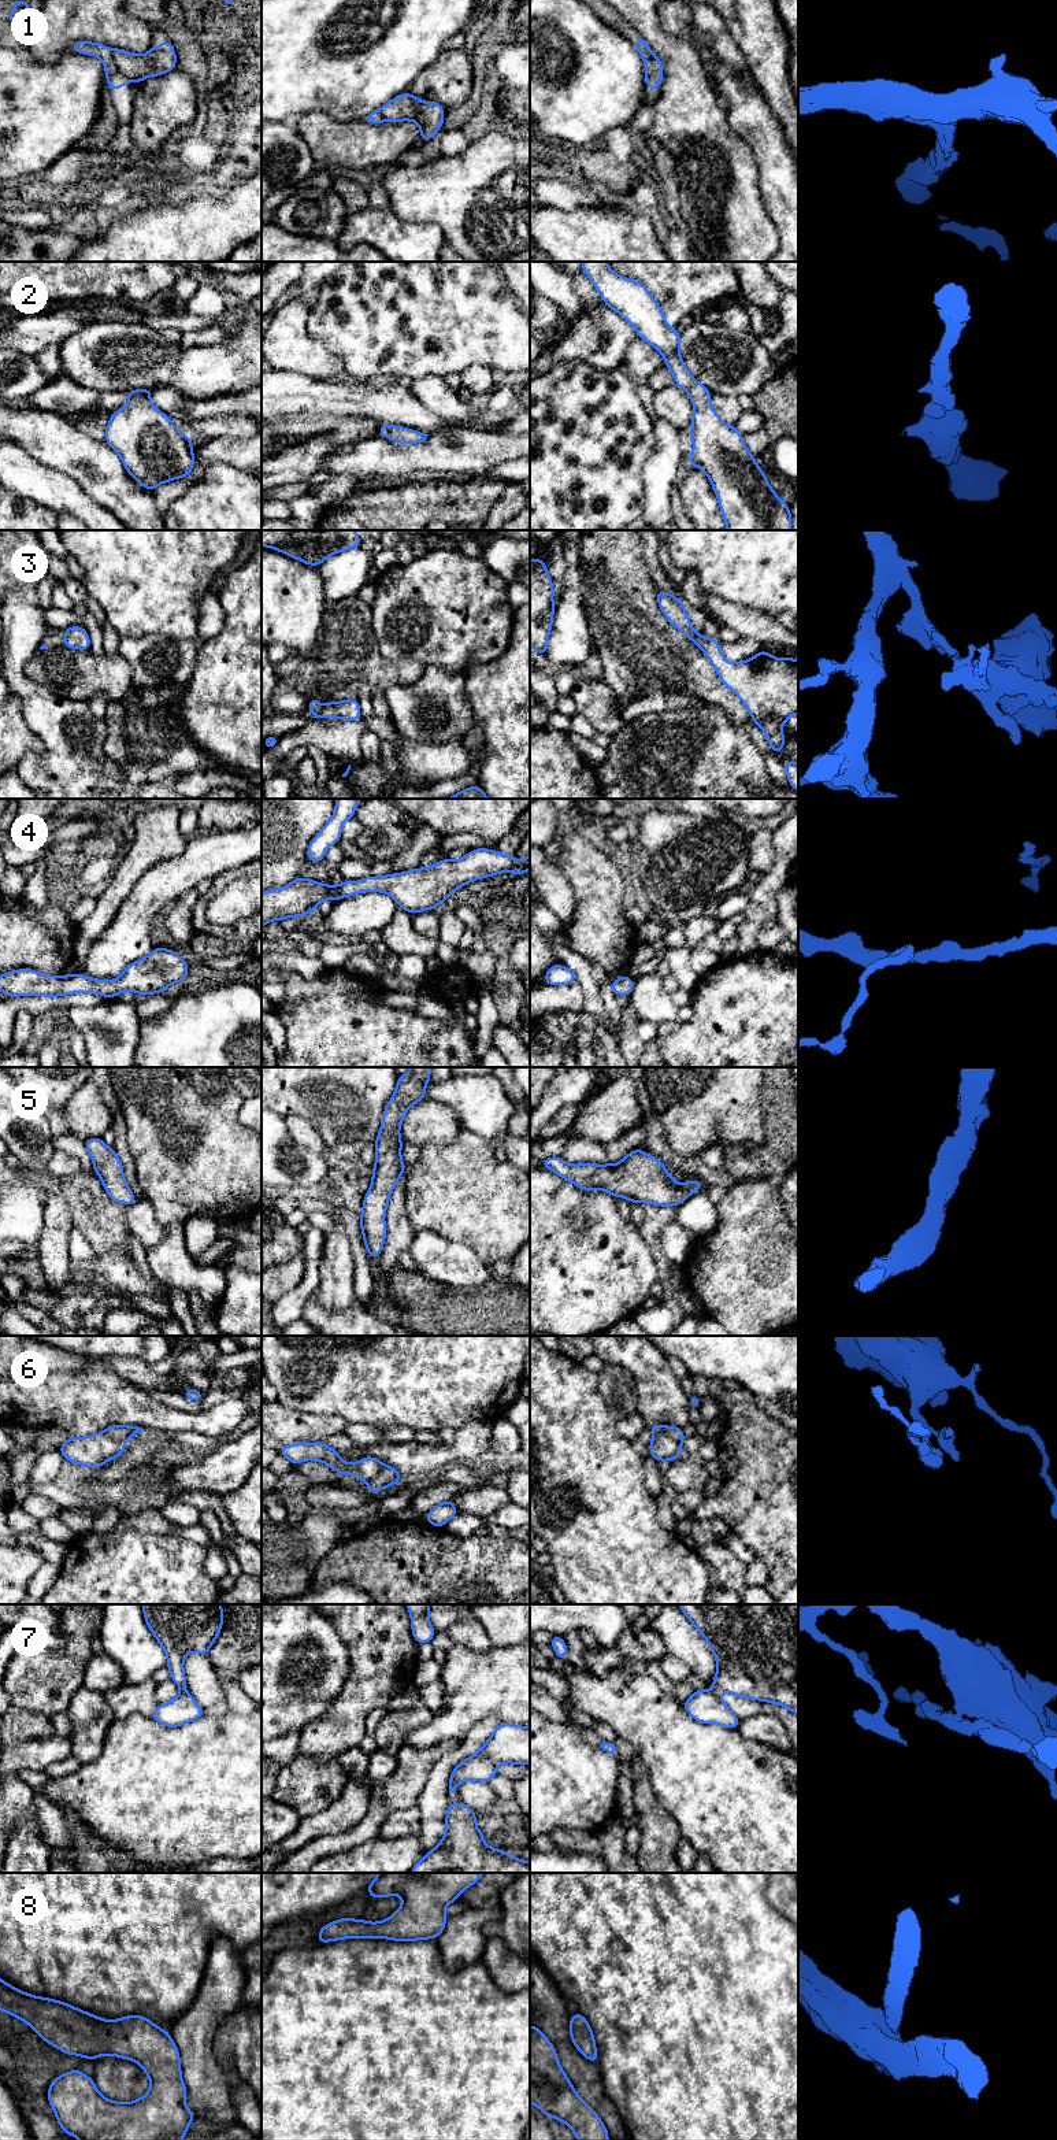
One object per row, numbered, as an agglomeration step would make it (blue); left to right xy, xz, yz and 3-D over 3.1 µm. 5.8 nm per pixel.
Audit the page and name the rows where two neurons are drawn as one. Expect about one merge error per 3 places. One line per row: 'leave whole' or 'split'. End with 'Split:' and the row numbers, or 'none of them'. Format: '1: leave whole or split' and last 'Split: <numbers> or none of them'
1: split
2: leave whole
3: leave whole
4: leave whole
5: leave whole
6: split
7: split
8: leave whole
Split: 1, 6, 7

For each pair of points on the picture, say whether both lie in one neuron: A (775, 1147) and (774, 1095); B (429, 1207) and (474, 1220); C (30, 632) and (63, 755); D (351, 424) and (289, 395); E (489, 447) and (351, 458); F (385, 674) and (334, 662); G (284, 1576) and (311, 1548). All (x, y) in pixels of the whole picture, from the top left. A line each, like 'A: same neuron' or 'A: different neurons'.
A: same neuron
B: same neuron
C: same neuron
D: different neurons
E: same neuron
F: same neuron
G: same neuron

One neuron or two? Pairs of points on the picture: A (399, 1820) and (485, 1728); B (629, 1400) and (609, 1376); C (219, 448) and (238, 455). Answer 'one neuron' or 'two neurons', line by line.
A: two neurons
B: one neuron
C: one neuron

